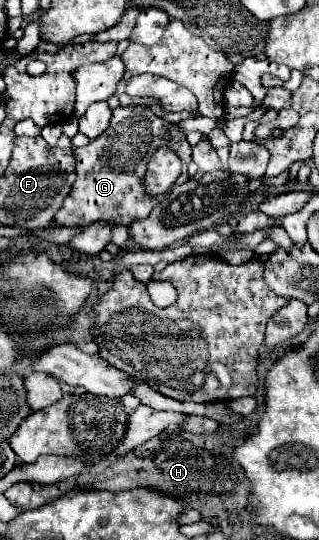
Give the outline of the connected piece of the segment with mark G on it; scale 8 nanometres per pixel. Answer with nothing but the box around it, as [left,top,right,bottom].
[55,104,191,226]

